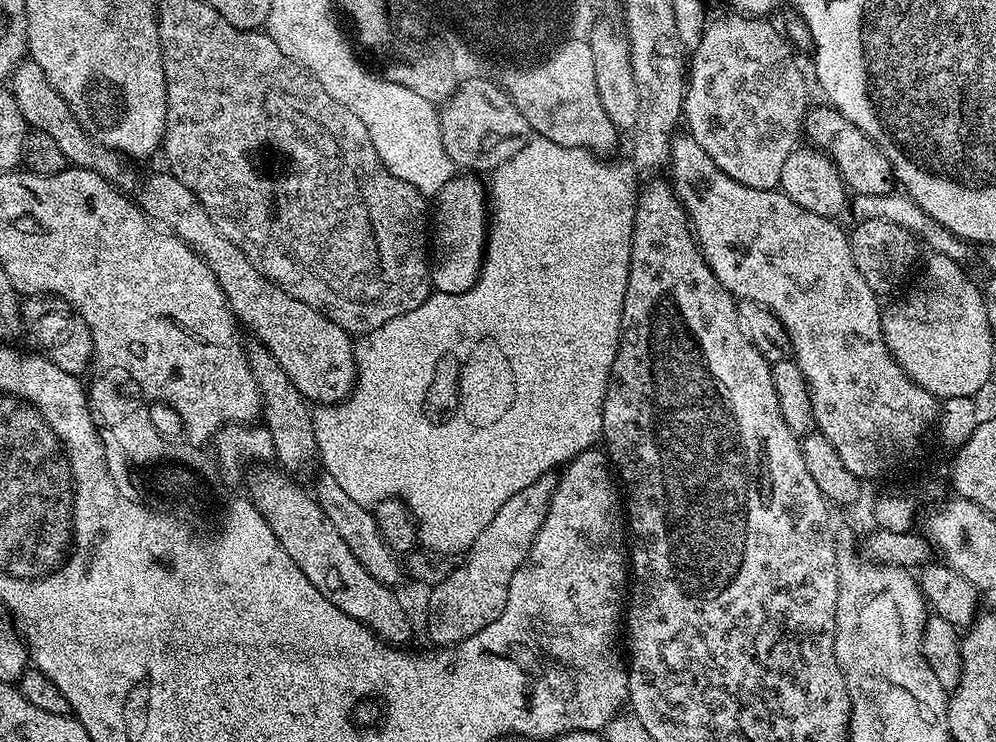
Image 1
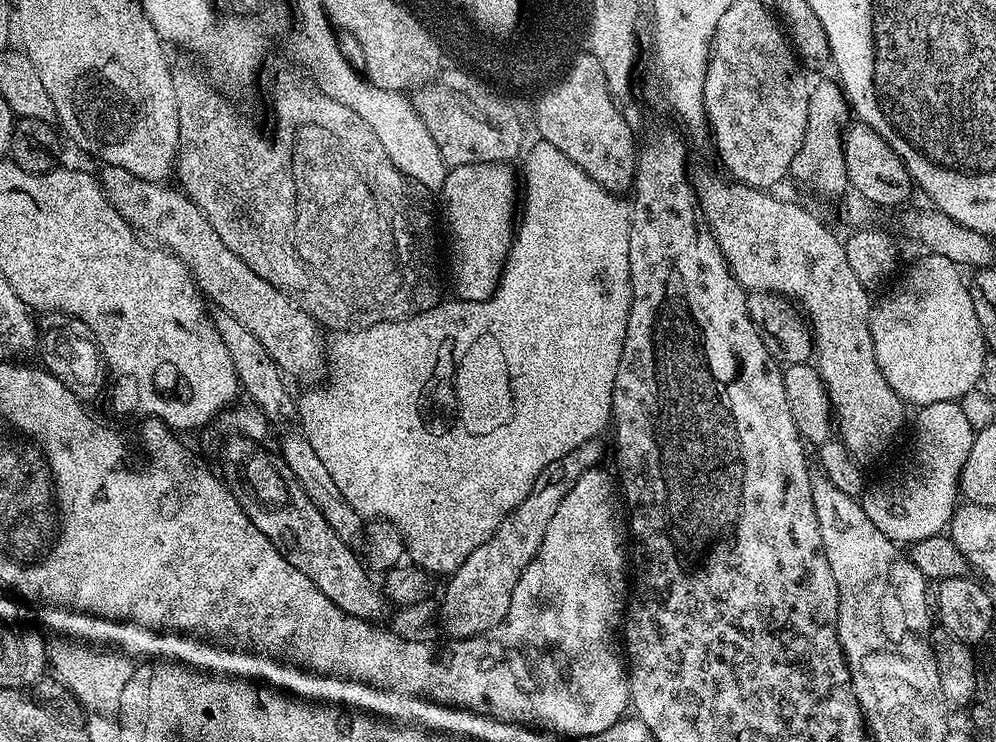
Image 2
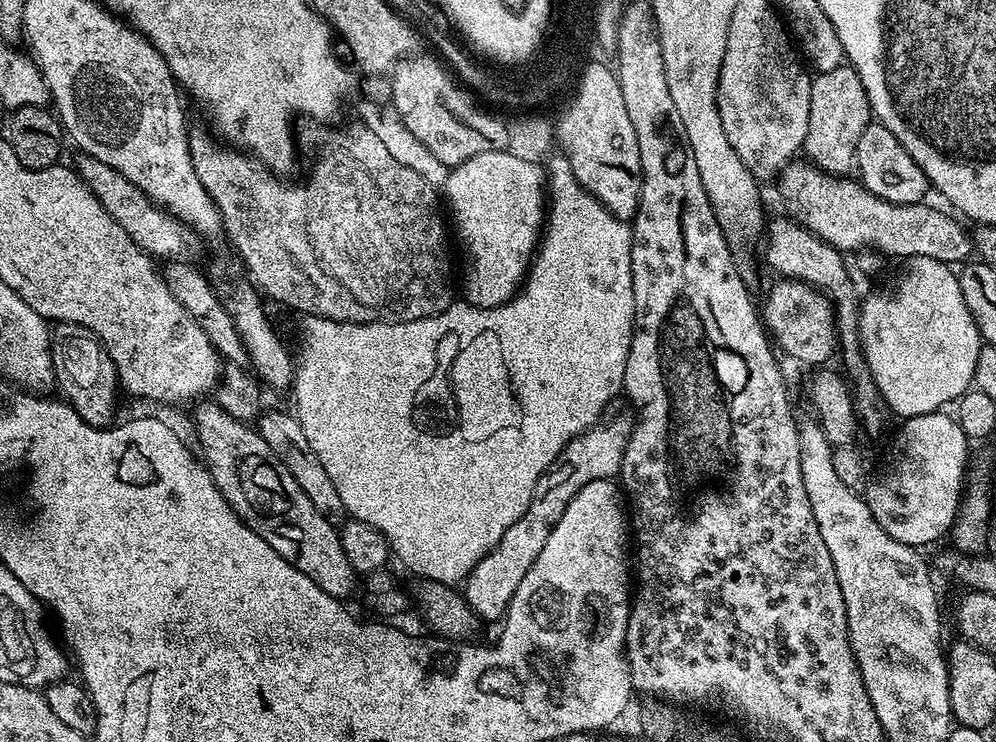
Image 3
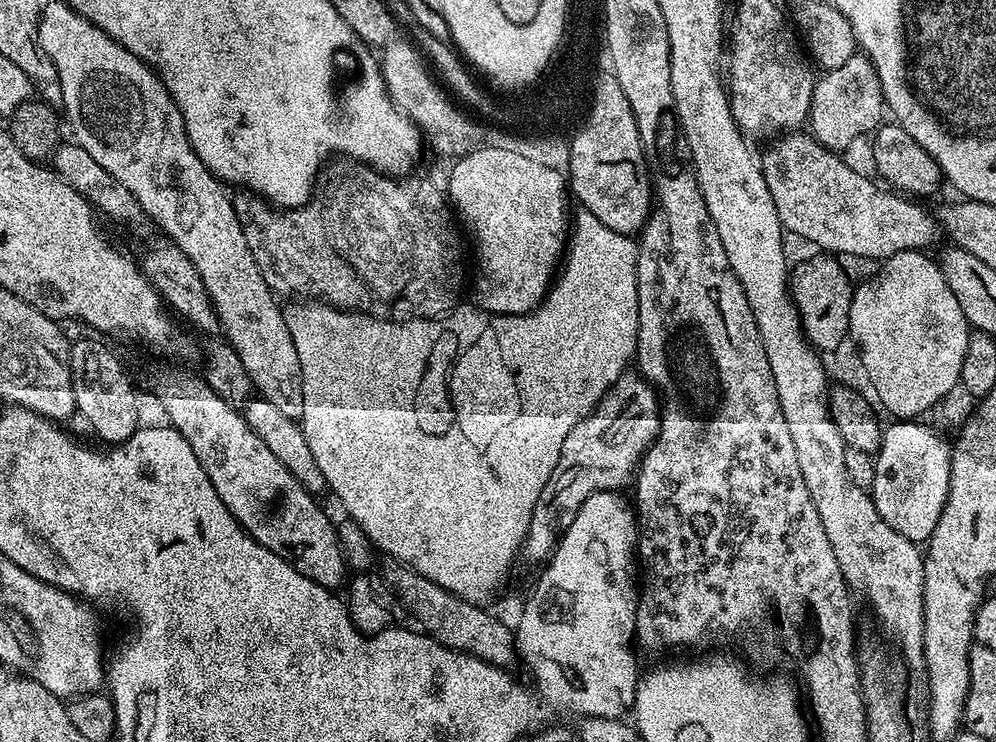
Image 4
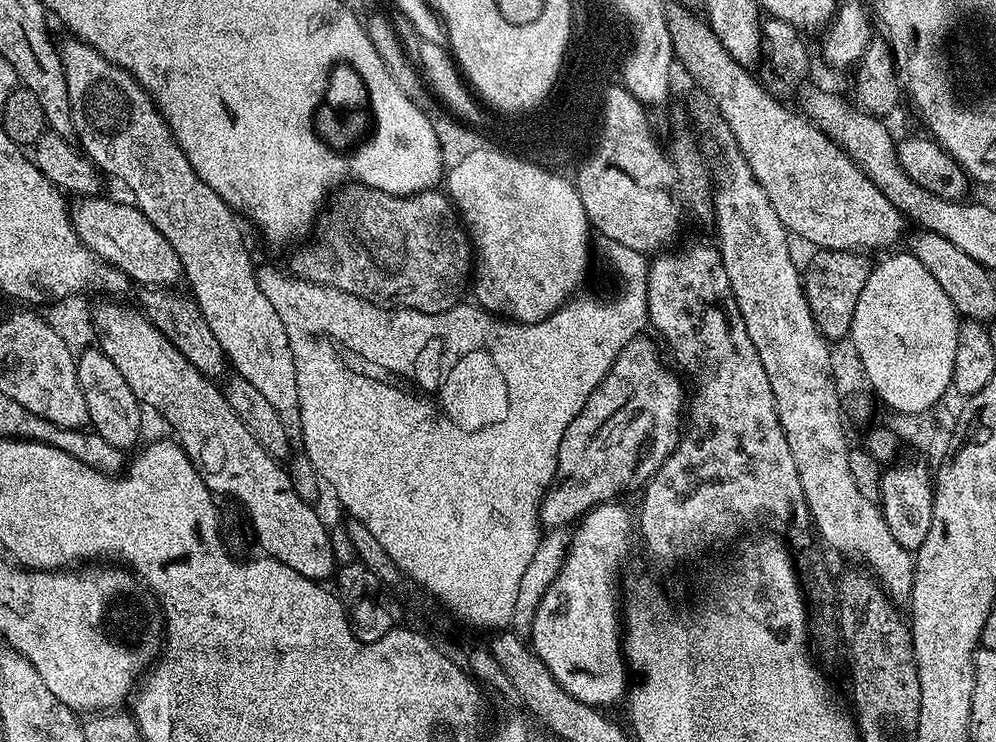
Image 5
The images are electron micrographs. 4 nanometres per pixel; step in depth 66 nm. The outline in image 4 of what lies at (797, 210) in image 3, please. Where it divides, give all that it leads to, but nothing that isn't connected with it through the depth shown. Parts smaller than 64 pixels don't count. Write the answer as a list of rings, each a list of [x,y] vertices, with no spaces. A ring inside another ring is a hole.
[[[792,130],[781,136],[784,137],[774,141],[765,150],[764,156],[762,152],[762,167],[766,186],[770,186],[770,198],[774,198],[774,206],[778,210],[780,223],[791,235],[793,232],[794,235],[817,244],[820,247],[817,249],[828,254],[839,254],[841,257],[861,256],[864,260],[876,260],[875,262],[904,251],[926,250],[935,242],[937,236],[939,238],[939,221],[930,210],[928,212],[918,205],[921,203],[882,187],[871,175],[868,177],[855,172],[843,160],[843,155],[822,146],[807,131]]]

